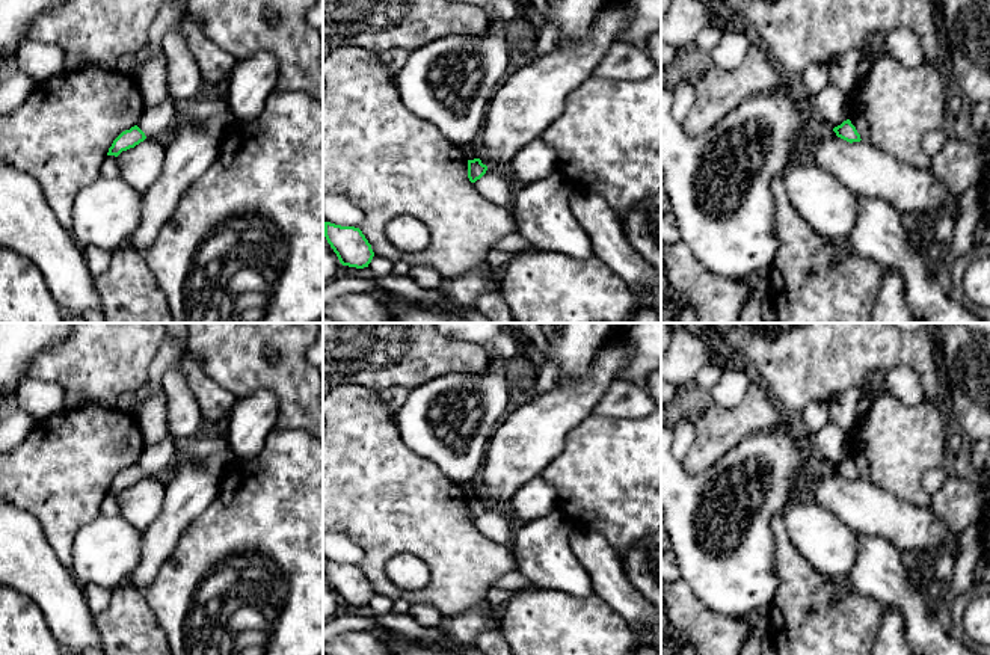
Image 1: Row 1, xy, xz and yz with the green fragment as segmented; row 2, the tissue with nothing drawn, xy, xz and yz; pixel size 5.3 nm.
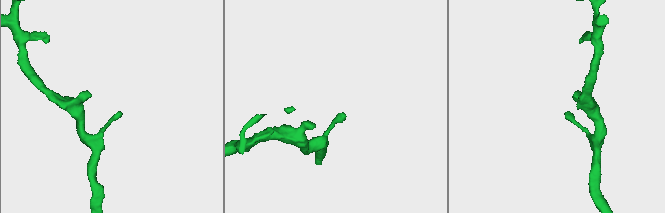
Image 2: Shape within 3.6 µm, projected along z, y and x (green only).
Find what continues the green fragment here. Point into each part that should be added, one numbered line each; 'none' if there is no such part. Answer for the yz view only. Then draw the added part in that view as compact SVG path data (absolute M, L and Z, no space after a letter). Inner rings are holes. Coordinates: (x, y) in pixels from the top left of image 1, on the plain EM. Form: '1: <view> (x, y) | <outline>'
none

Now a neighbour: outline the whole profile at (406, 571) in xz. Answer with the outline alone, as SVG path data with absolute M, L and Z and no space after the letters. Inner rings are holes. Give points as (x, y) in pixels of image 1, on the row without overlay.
M409 552L392 557L386 564L386 575L395 586L404 590L424 587L430 581L427 564Z

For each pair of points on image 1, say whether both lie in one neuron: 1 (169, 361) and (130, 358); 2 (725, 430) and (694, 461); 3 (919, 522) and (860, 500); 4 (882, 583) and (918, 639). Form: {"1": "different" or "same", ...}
{"1": "different", "2": "same", "3": "same", "4": "same"}

